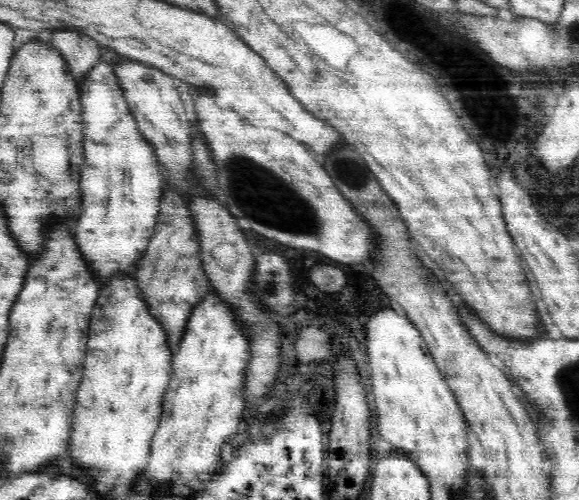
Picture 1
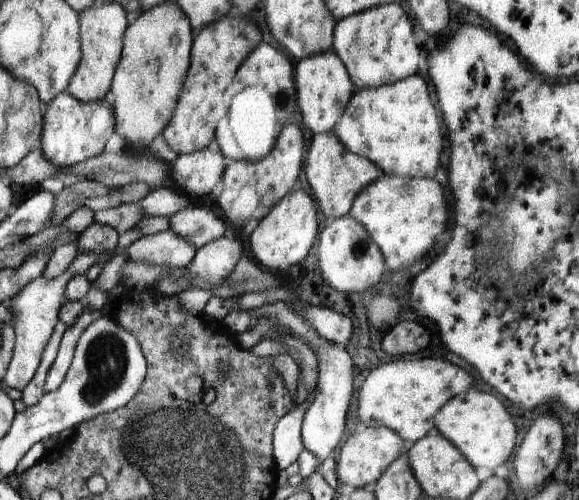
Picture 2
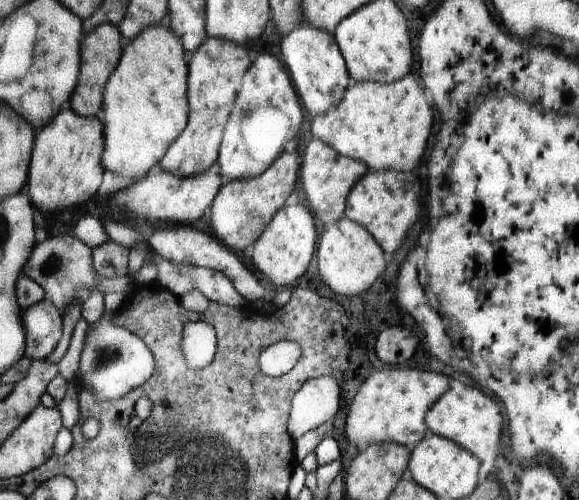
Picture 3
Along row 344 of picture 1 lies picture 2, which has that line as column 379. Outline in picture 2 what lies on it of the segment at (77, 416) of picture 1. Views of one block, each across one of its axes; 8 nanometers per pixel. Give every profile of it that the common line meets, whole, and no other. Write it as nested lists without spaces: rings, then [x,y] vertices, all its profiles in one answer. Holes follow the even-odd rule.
[[[416,74],[390,86],[355,91],[332,132],[350,152],[370,159],[386,175],[432,179],[440,166],[440,118],[426,82]]]

